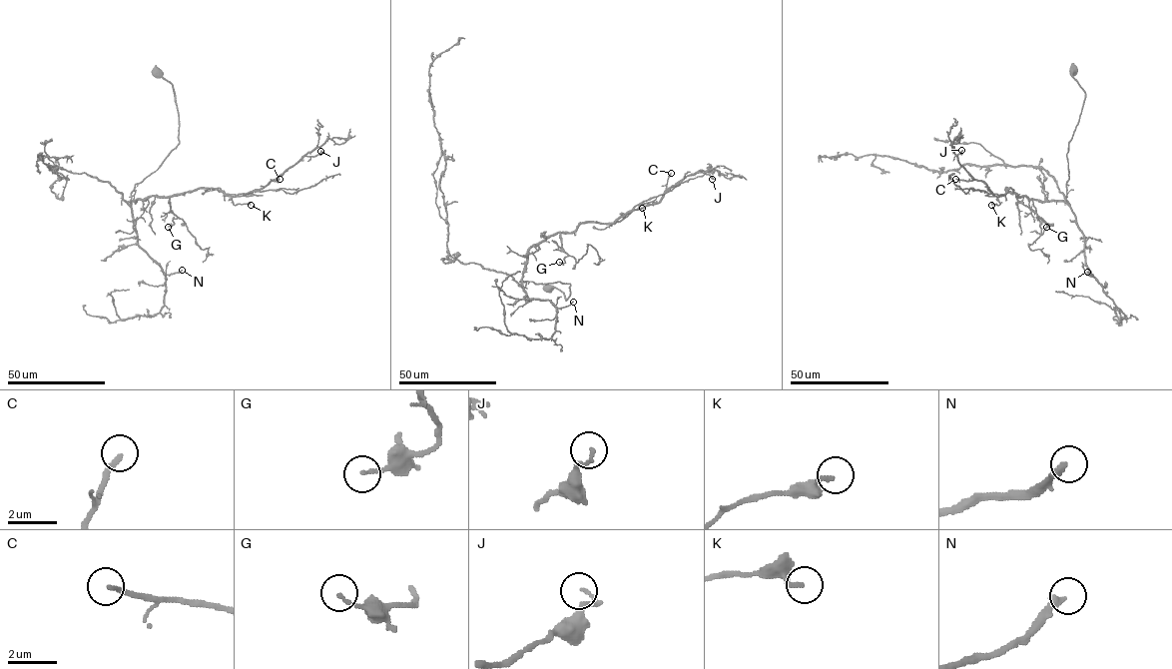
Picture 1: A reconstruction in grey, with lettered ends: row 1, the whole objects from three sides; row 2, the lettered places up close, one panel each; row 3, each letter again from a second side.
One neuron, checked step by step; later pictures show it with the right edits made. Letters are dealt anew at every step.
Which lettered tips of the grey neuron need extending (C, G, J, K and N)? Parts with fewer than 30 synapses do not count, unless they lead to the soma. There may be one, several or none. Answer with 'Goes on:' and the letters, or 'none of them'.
Goes on: C, N

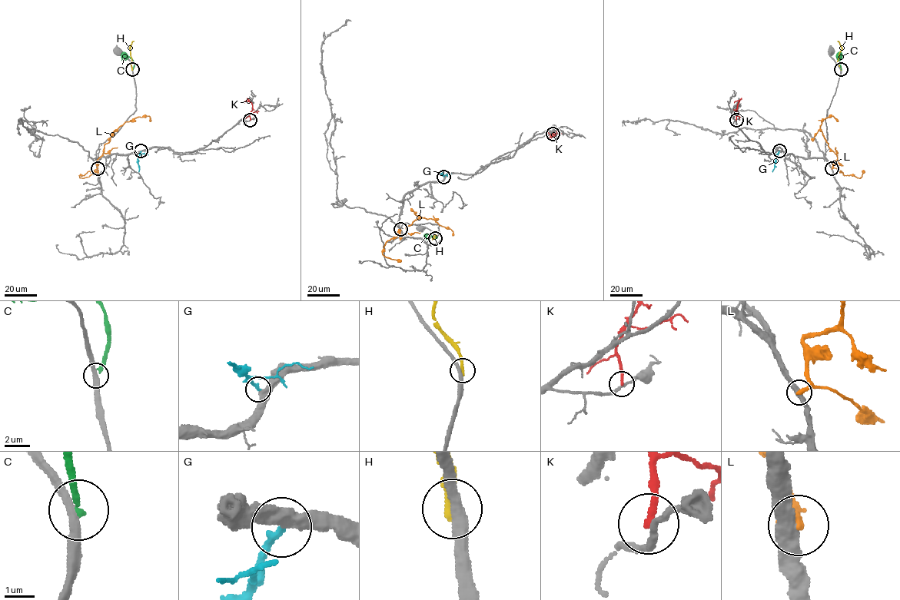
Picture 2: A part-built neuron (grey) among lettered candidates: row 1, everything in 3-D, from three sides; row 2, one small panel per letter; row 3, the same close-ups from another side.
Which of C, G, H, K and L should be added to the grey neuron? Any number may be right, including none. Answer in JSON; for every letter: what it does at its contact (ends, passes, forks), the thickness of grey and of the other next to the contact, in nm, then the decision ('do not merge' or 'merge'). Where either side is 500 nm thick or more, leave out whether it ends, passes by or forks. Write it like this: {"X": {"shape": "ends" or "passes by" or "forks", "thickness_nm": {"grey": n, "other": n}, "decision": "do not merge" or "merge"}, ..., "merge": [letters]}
{"C": {"shape": "ends", "thickness_nm": {"grey": 320, "other": 240}, "decision": "do not merge"}, "G": {"shape": "ends", "thickness_nm": {"grey": 440, "other": 240}, "decision": "merge"}, "H": {"shape": "ends", "thickness_nm": {"grey": 320, "other": 360}, "decision": "do not merge"}, "K": {"shape": "ends", "thickness_nm": {"grey": 220, "other": 240}, "decision": "do not merge"}, "L": {"shape": "ends", "thickness_nm": {"grey": 440, "other": 320}, "decision": "do not merge"}, "merge": ["G"]}

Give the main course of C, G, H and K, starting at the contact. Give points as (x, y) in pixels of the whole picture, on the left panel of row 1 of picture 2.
C: (132, 70), (134, 61), (121, 54)
G: (141, 151), (137, 157), (139, 172)
H: (132, 70), (130, 48), (134, 41)
K: (250, 120), (251, 104), (248, 101), (244, 103)

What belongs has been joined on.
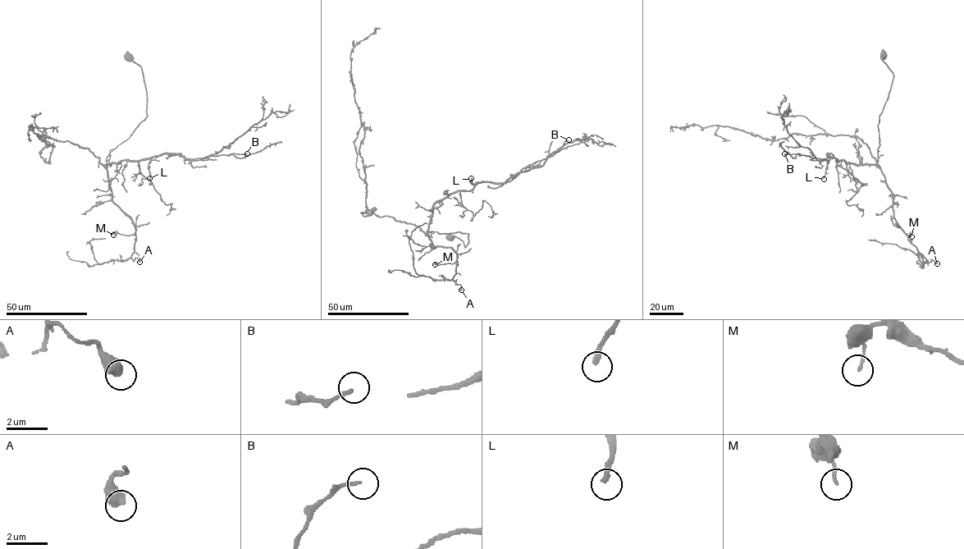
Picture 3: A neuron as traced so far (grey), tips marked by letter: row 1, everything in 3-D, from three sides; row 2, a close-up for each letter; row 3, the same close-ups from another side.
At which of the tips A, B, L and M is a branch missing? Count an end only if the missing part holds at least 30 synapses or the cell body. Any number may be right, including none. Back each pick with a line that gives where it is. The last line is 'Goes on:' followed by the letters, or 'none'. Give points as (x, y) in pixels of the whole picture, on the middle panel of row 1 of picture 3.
L: place (471, 178)
Goes on: L

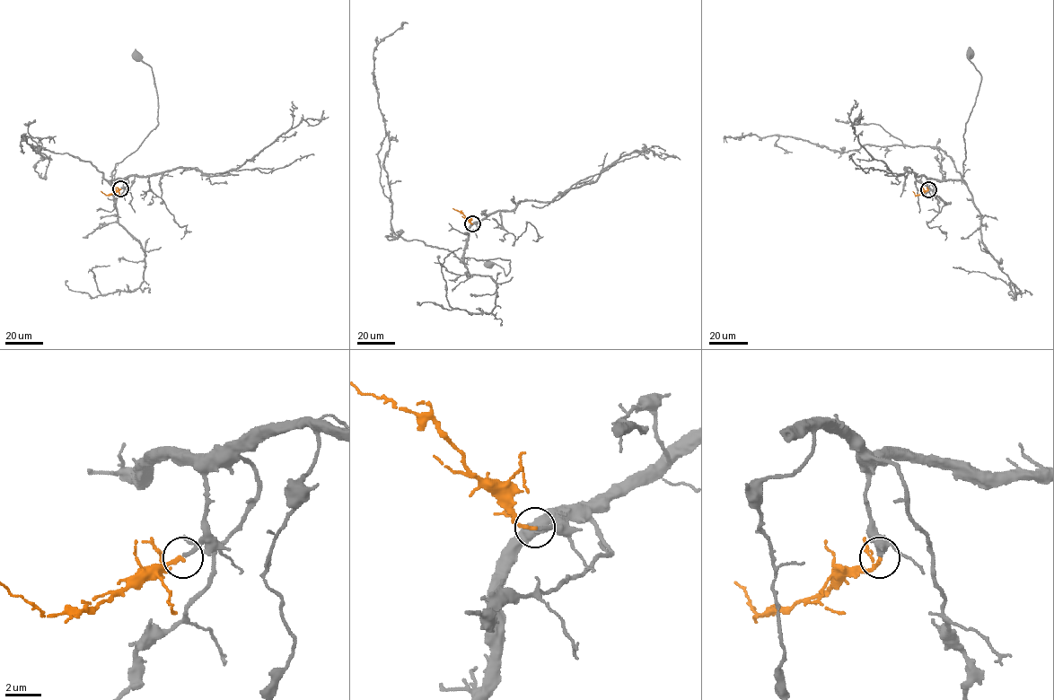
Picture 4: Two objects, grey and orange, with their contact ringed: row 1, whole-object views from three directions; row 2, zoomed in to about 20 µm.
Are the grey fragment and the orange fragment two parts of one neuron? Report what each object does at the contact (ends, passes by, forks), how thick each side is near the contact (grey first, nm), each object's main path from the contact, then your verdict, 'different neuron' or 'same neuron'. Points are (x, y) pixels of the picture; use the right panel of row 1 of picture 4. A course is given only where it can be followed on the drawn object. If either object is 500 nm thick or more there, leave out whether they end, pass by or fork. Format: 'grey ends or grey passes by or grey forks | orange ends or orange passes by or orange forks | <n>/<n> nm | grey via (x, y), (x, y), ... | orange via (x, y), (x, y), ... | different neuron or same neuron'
grey passes by | orange ends | 140/200 nm | grey via (928, 189), (928, 179), (962, 179), (965, 159), (963, 135), (981, 74), (969, 58), (970, 53) | orange via (928, 189), (917, 195), (912, 191) | same neuron

